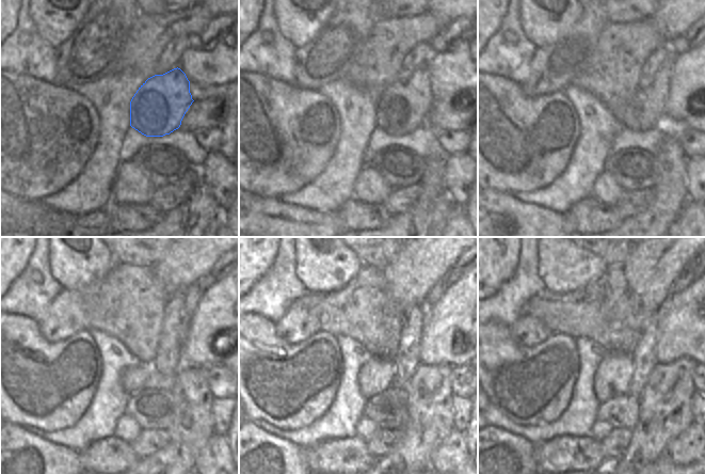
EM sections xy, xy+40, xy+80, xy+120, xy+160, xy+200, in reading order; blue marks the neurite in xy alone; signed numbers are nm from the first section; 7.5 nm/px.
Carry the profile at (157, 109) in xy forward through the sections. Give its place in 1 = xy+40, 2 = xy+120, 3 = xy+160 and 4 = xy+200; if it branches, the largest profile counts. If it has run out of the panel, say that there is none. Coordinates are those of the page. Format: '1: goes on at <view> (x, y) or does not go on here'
1: goes on at xy+40 (402, 107)
2: goes on at xy+120 (193, 294)
3: goes on at xy+160 (435, 294)
4: goes on at xy+200 (687, 277)

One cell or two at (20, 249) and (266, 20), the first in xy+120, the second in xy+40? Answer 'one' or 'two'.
two

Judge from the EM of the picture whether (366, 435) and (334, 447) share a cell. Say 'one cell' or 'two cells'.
two cells

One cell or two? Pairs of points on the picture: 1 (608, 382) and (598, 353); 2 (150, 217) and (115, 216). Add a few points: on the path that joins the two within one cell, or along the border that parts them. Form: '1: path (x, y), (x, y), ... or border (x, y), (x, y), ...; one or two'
1: border (608, 352), (599, 364), (592, 384); two
2: path (142, 217), (124, 217); one

